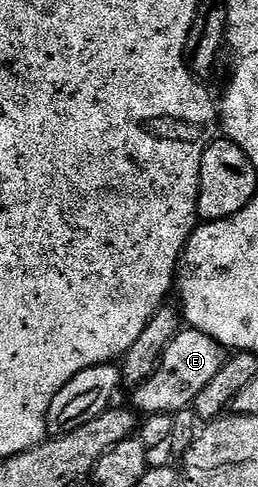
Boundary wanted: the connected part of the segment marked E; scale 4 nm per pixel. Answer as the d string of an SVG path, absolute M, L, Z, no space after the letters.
M185 327L166 346L154 374L135 385L131 407L145 417L175 414L184 408L191 408L198 393L218 375L218 370L222 370L225 359L226 349L218 341L196 328Z

